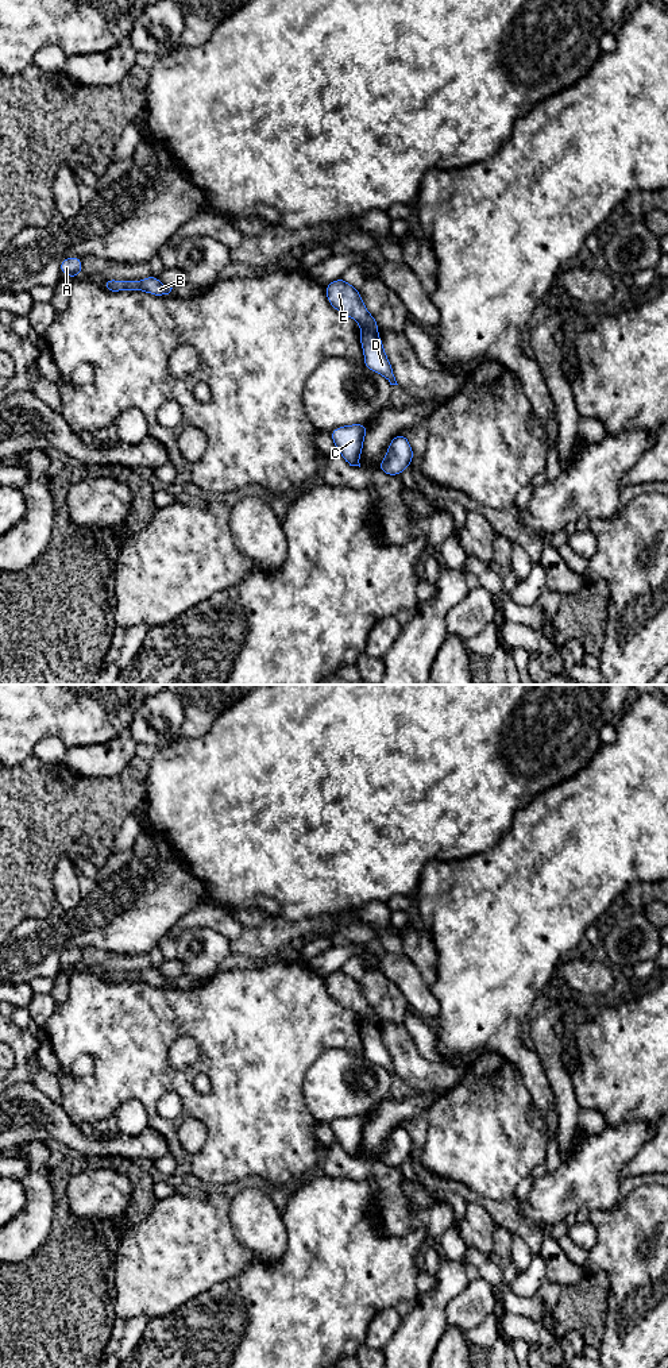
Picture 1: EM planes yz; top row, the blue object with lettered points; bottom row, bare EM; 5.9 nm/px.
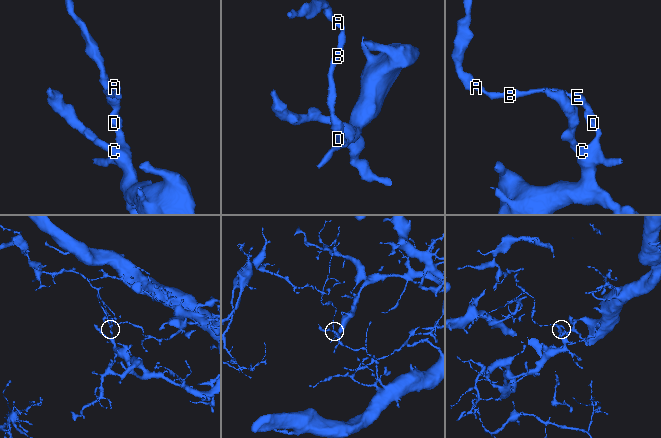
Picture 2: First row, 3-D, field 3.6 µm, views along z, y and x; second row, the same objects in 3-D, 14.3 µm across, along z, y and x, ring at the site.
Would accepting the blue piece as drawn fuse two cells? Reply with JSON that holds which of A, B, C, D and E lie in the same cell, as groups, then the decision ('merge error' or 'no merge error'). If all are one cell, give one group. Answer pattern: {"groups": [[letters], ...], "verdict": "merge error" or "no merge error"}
{"groups": [["A", "B", "E"], ["C", "D"]], "verdict": "merge error"}

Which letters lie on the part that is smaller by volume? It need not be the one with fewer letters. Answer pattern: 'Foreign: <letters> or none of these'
Foreign: A, B, E

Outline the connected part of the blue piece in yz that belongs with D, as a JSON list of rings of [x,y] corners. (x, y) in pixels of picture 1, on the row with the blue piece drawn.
[[[362,330],[360,343],[364,352],[364,367],[383,375],[390,385],[398,385],[378,334]]]

